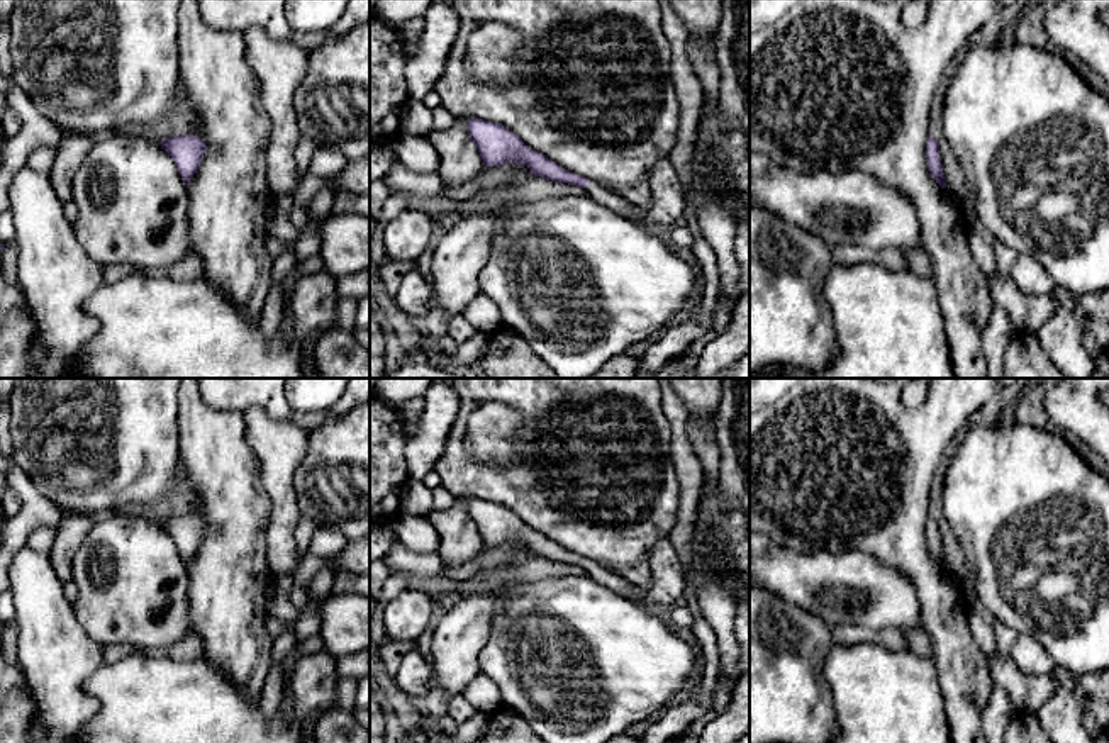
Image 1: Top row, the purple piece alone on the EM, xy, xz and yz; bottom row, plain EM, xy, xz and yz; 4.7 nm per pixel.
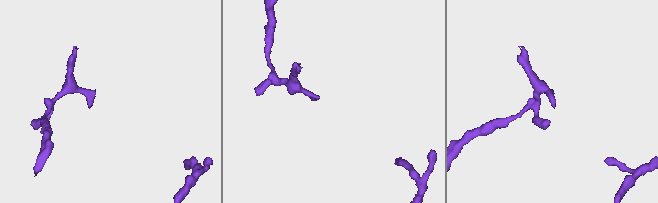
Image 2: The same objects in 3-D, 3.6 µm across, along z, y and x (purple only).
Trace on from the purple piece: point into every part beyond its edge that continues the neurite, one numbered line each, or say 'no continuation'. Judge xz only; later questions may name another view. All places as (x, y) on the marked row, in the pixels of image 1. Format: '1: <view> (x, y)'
1: xz (594, 190)

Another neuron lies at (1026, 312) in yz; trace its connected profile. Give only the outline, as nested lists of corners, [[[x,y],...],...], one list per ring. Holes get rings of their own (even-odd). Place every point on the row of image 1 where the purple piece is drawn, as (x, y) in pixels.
[[[999,271],[989,278],[989,288],[994,304],[1006,310],[1016,331],[1038,334],[1056,310],[1056,302],[1051,295],[1024,293],[1011,277],[1004,277]]]

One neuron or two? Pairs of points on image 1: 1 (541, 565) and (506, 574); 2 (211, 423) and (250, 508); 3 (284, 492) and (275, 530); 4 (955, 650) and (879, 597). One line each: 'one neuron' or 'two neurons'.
1: one neuron
2: one neuron
3: one neuron
4: two neurons

